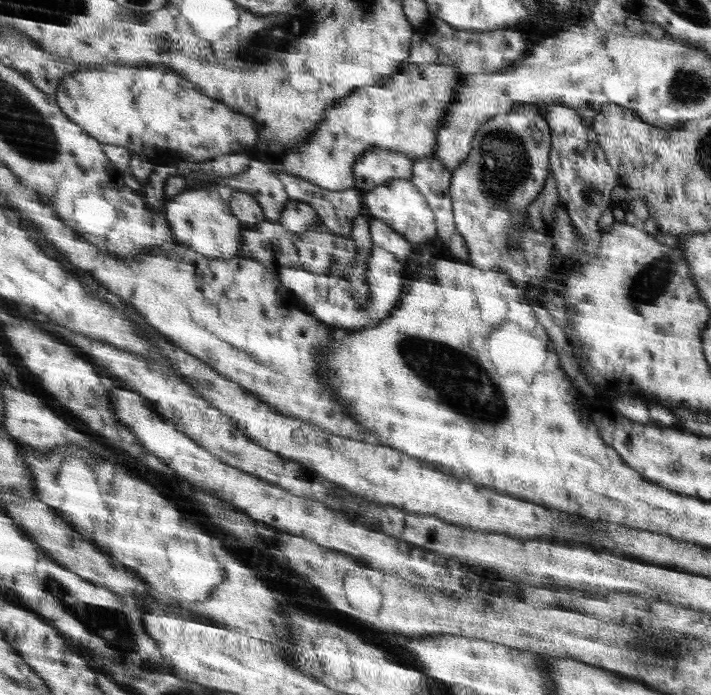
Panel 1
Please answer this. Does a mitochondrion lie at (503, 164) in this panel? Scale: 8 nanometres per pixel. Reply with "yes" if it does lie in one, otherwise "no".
yes

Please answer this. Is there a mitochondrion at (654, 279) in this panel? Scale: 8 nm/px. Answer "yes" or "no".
yes

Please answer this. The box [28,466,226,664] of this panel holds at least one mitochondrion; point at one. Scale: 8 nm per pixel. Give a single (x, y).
(111, 626)

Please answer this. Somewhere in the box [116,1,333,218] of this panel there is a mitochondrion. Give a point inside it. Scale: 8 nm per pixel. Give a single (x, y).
(263, 46)

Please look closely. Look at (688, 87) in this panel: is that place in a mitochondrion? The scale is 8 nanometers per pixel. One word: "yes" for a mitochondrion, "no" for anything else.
yes

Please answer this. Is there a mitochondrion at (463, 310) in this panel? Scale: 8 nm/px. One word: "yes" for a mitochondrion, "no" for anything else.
no

